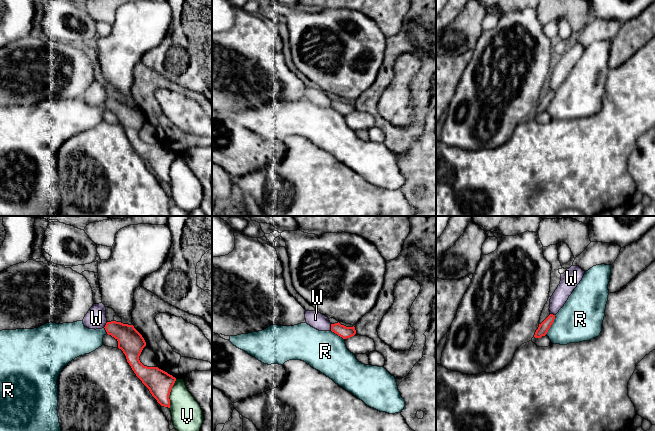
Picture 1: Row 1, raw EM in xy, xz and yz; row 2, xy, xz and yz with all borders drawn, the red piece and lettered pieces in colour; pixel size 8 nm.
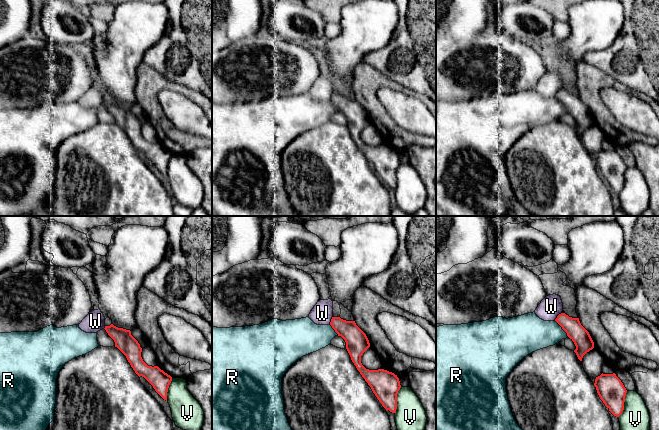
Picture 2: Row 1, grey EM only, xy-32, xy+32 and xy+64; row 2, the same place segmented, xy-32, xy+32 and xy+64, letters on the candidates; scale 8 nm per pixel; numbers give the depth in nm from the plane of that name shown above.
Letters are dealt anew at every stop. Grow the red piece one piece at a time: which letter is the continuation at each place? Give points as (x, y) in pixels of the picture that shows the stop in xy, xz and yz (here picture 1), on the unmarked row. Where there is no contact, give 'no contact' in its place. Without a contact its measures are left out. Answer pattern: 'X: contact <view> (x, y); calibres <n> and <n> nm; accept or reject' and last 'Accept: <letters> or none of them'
R: contact yz (551, 100); calibres 90 and 360 nm; reject
V: contact xy (169, 169); calibres 200 and 260 nm; reject
W: contact xy (105, 101); calibres 200 and 160 nm; reject
Accept: none of them

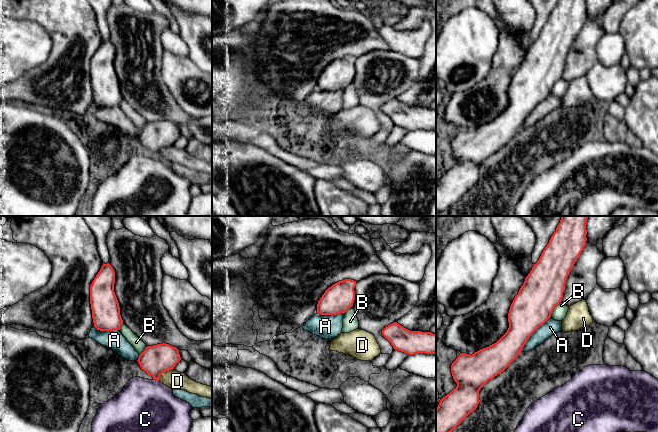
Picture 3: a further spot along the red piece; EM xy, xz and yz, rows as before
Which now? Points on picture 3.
A: contact yz (532, 109); calibres 320 and 120 nm; accept
B: contact yz (554, 84); calibres 320 and 110 nm; reject
C: contact xy (156, 156); calibres 240 and 480 nm; reject
D: contact xy (164, 147); calibres 240 and 140 nm; reject
Accept: A

